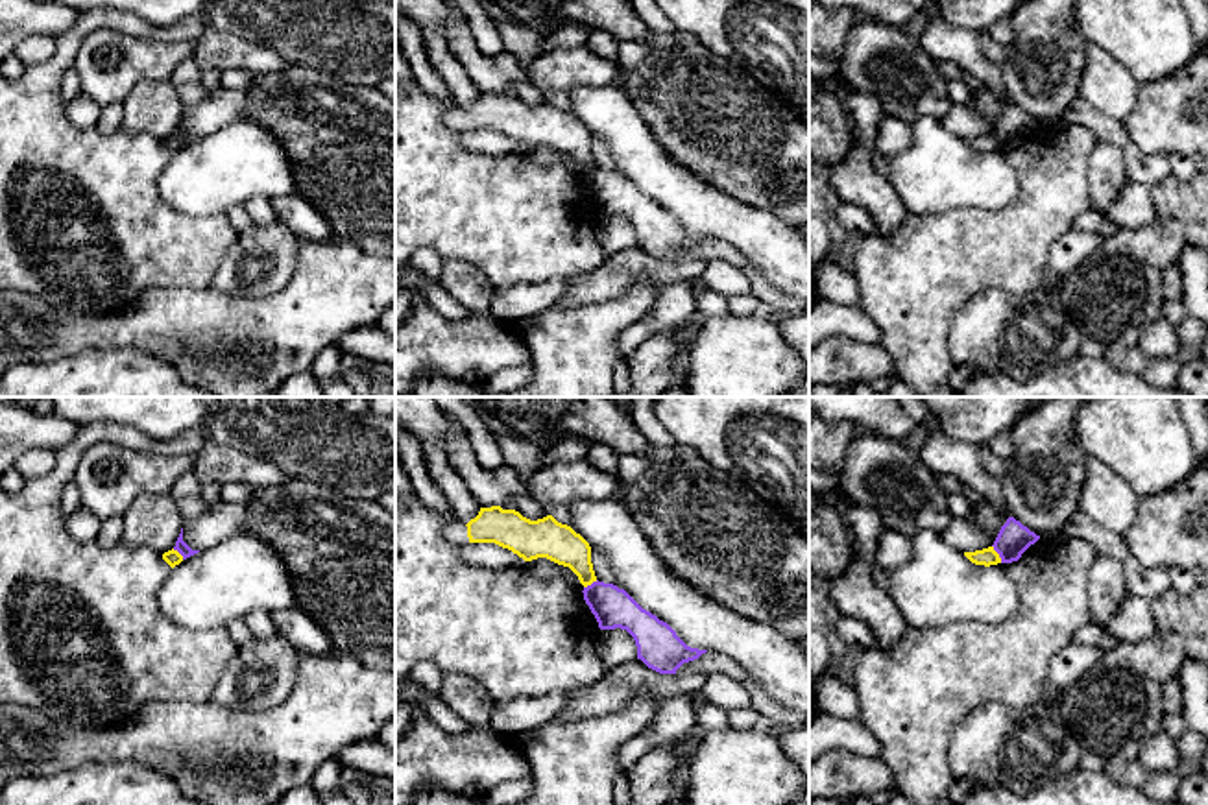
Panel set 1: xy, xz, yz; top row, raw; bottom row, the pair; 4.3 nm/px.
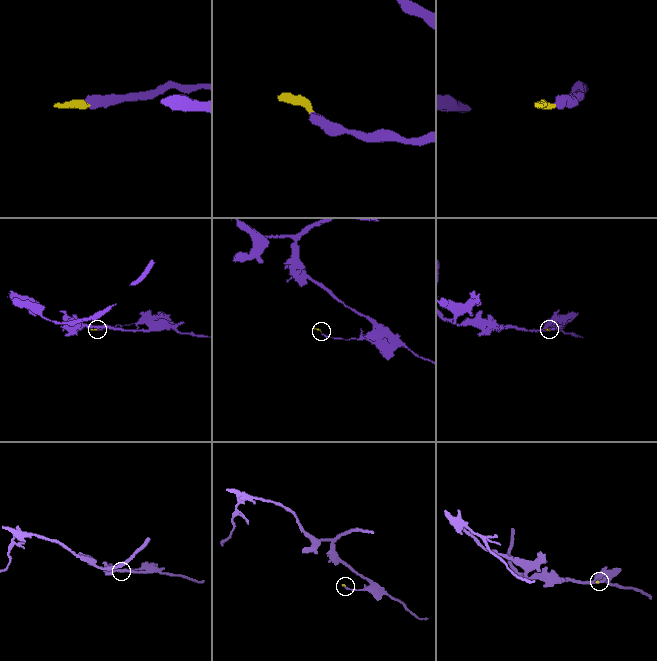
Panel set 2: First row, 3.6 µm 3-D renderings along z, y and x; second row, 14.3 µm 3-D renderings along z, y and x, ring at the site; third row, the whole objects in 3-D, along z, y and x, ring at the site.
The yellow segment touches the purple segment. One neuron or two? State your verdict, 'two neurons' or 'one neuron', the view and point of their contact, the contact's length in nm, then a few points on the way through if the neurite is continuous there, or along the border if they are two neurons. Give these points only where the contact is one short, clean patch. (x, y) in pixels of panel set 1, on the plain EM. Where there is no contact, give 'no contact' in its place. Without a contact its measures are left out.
two neurons; contact yz (998, 141); length 90 nm; border yz (992, 132), (1002, 148)

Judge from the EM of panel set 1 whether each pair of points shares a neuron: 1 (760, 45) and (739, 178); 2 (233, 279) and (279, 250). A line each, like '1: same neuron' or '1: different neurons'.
1: different neurons
2: same neuron

